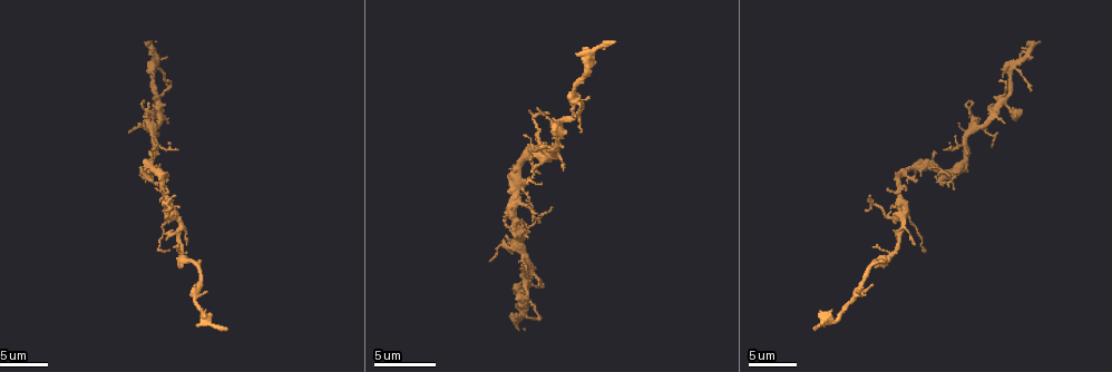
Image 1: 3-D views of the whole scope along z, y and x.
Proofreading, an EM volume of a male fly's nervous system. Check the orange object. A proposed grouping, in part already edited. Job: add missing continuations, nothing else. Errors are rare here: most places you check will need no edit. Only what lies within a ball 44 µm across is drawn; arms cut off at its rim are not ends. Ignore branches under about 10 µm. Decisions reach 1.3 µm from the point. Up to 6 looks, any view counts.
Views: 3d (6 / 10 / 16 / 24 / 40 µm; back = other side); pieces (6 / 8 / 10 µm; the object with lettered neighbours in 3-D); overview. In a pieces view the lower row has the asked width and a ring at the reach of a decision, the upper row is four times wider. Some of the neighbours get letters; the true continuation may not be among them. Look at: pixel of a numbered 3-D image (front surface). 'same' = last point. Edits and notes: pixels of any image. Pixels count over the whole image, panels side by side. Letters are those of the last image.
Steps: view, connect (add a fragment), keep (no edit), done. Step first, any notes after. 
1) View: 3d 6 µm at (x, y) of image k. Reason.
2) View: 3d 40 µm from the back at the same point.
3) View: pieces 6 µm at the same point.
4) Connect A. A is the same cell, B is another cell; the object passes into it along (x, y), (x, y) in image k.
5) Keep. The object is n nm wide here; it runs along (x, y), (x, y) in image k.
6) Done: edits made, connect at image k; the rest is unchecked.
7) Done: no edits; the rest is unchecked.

View: 3d 10 µm at (174, 195) of image 1. Tapers out.

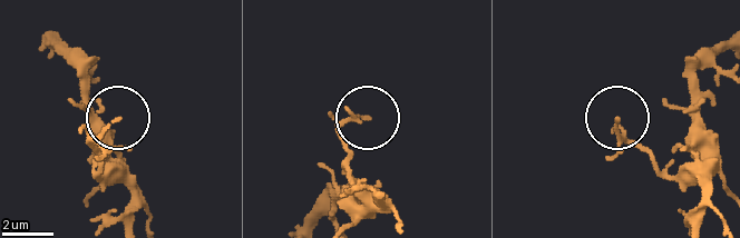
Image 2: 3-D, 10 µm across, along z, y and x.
View: pieces 6 µm at (119, 118) of image 2. See the neighbours.

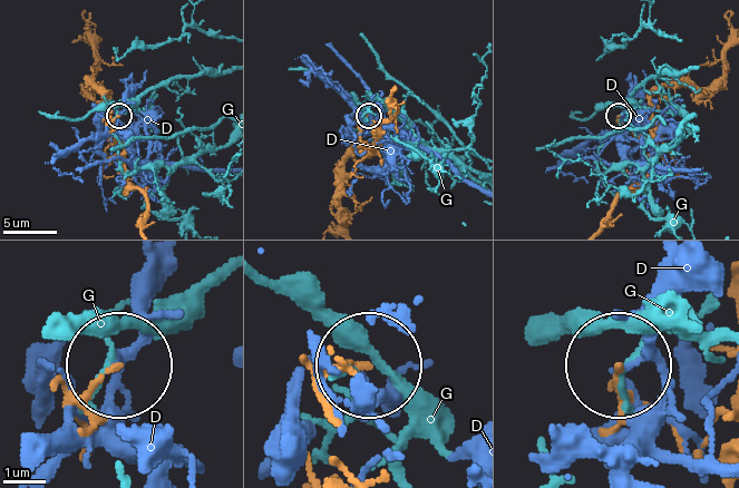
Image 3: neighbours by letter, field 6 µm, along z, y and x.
Keep. D and G are other cells; no lettered fragment goes on from it.

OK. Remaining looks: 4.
View: 3d 6 µm at (164, 234) of image 1. Branch stops here.

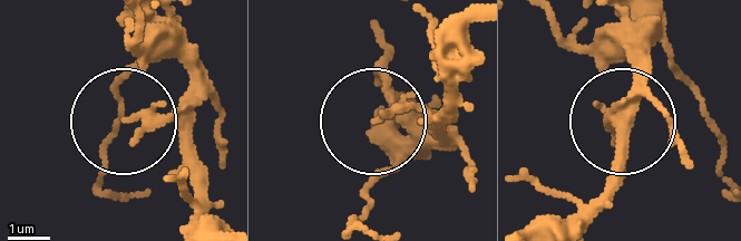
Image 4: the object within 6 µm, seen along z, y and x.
View: pieces 10 µm at (129, 120) of image 4. See the neighbours.

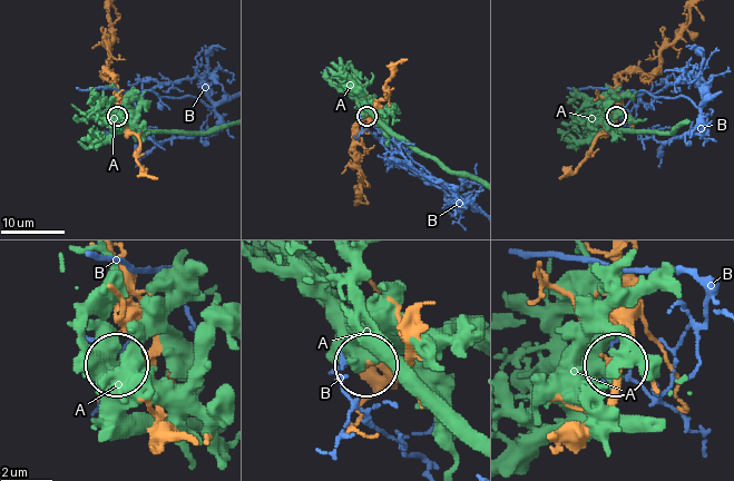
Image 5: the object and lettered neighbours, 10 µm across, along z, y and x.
Keep. The object is 220 nm wide here; A and B are other cells; none of them fits.

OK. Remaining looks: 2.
View: pieces 10 µm at (1014, 119) of image 1. Free end.

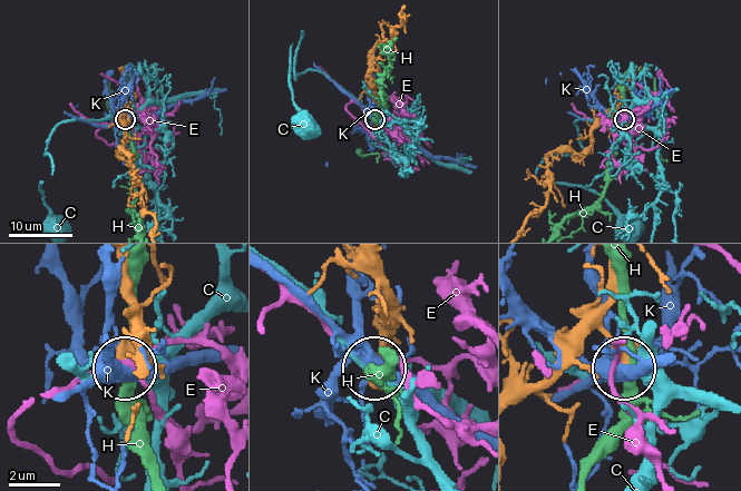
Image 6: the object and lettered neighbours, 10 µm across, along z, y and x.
Keep. C, E, H and K are other cells; none of them fits.

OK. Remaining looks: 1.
Done: no edits; the rest is unchecked.

